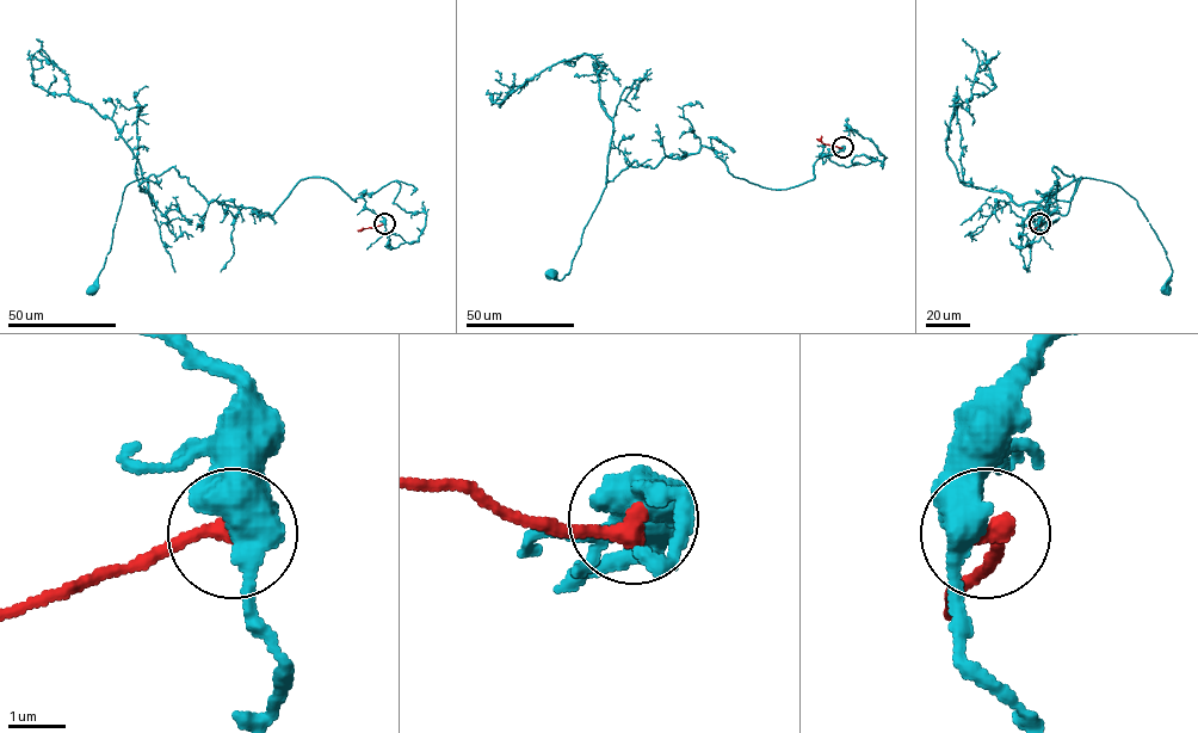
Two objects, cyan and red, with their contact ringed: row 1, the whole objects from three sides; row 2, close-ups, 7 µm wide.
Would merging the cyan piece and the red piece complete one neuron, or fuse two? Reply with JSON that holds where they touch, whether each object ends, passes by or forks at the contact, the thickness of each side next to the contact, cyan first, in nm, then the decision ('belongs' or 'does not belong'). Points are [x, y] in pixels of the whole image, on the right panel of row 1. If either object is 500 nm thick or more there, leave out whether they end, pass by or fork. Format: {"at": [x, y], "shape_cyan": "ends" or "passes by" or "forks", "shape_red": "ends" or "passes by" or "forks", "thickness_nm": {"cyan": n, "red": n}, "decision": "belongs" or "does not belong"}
{"at": [1039, 223], "thickness_nm": {"cyan": 550, "red": 340}, "decision": "does not belong"}

